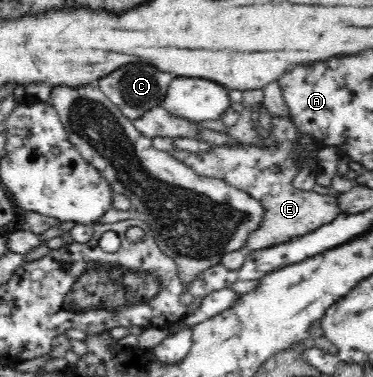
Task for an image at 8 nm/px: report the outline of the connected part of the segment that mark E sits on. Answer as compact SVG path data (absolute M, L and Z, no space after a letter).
M271 116L272 128L268 131L274 146L256 146L240 144L236 147L220 146L211 151L189 152L174 149L171 155L189 165L199 175L217 178L246 192L264 205L264 222L260 228L256 228L244 246L246 252L256 252L262 248L286 244L286 242L304 236L323 224L332 222L341 212L338 199L332 193L319 194L313 190L300 190L292 185L292 180L300 172L300 165L304 157L294 153L296 140L302 138L299 128L294 125L292 119Z

